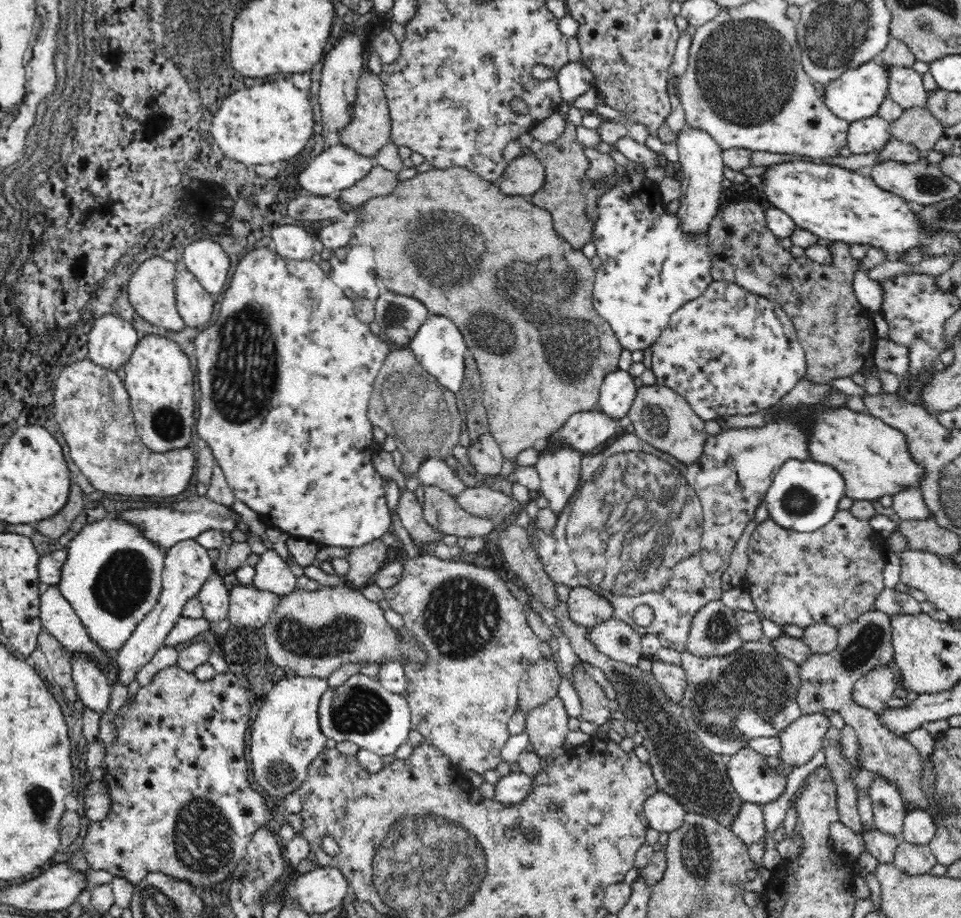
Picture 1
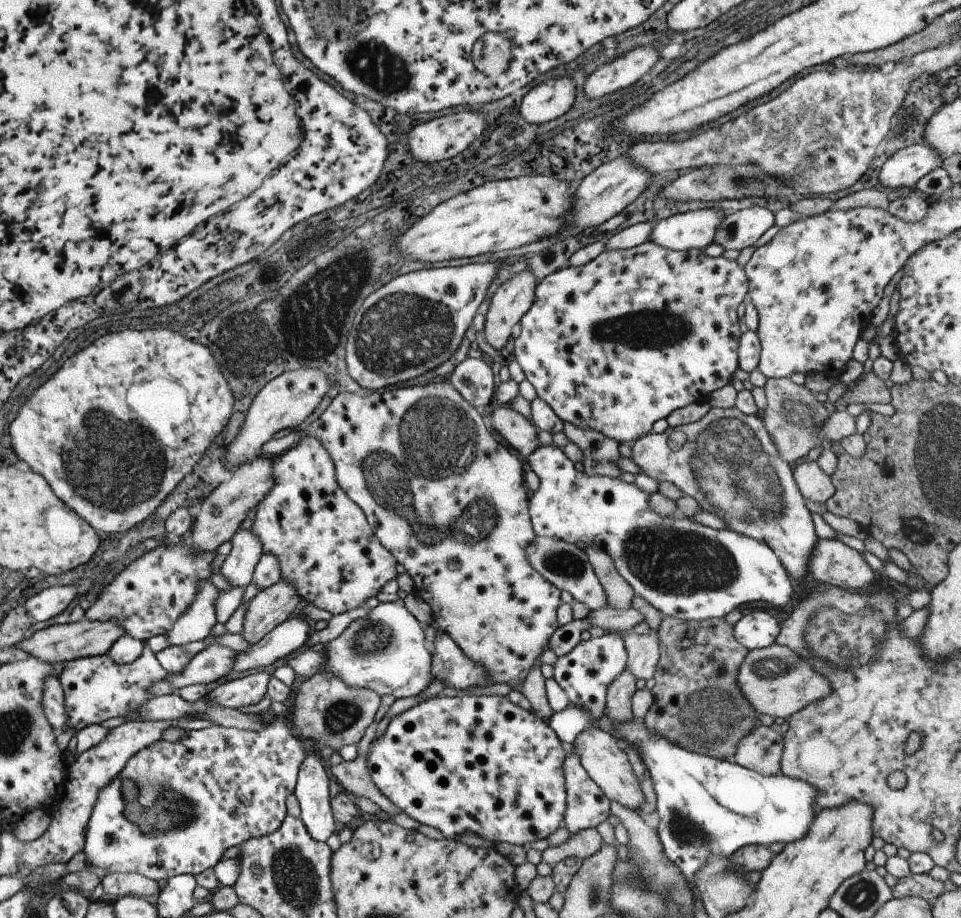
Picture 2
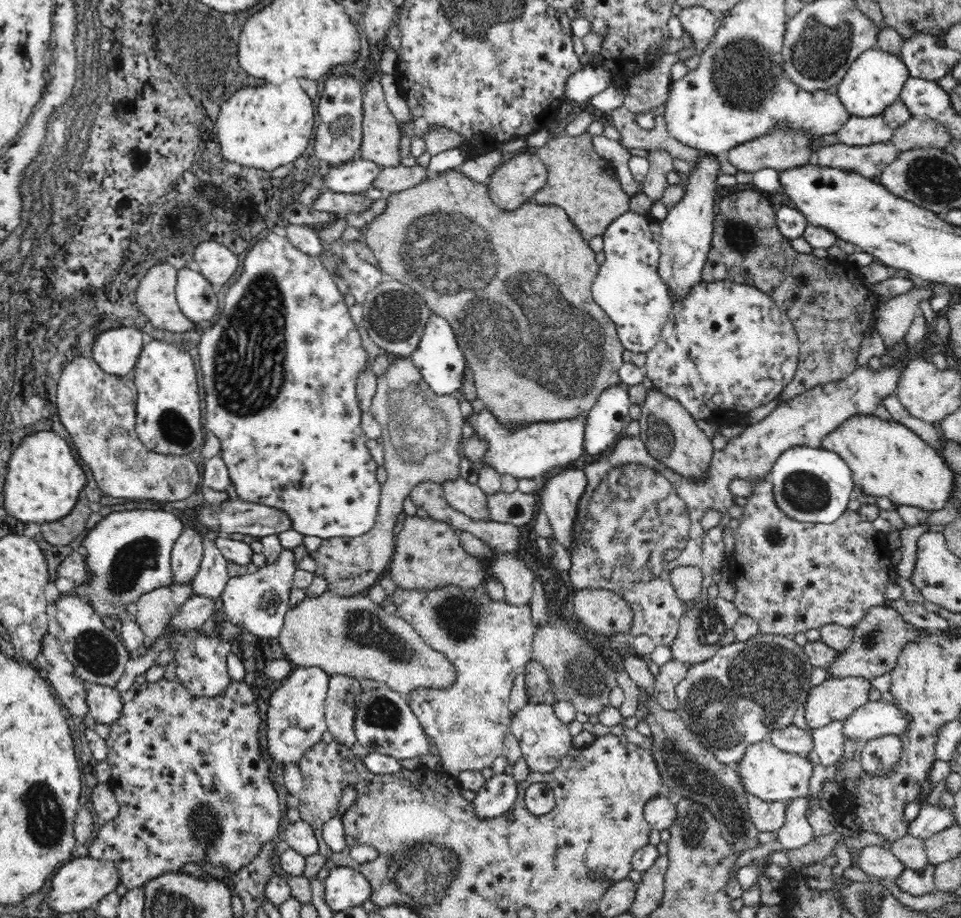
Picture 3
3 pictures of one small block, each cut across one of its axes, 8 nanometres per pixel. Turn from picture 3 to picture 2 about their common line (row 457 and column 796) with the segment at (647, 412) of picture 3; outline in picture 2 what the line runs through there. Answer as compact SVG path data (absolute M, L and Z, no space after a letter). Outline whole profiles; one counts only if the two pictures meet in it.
M779 644L761 650L751 650L739 666L737 684L741 686L741 694L749 700L749 704L755 706L757 714L767 714L773 720L789 720L795 712L831 694L831 682L825 674L817 672L809 664L809 660L801 658L797 652L793 652L793 648Z

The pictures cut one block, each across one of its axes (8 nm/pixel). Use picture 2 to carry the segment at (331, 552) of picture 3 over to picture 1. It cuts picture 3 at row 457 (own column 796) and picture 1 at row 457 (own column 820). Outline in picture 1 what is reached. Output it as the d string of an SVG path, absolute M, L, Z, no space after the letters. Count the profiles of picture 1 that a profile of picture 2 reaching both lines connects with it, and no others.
M392 348L386 362L374 382L374 394L368 408L368 420L374 428L382 428L386 436L398 442L398 468L408 478L418 476L422 462L446 460L450 452L460 446L462 416L458 412L458 400L452 390L440 386L432 374L428 374L418 362L416 354L406 348Z

